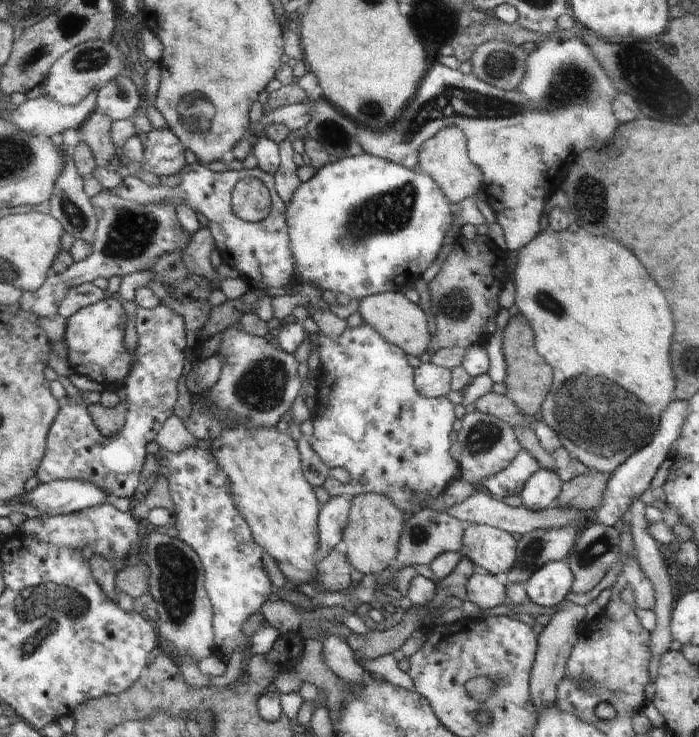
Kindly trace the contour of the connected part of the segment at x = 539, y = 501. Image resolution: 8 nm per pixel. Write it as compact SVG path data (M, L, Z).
M539 469L525 484L520 494L523 506L537 511L550 508L561 491L561 480L554 471Z

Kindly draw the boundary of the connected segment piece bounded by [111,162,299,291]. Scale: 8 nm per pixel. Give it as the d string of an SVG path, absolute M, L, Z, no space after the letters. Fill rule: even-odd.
M196 162L185 164L179 172L180 186L169 188L166 185L149 185L134 176L123 178L122 185L111 191L136 203L156 203L161 205L172 204L174 208L183 203L195 211L200 211L208 218L208 228L215 240L216 252L219 252L222 263L238 270L240 277L246 282L246 287L259 291L268 288L287 288L298 283L295 272L295 260L290 250L290 241L287 233L285 210L287 204L280 198L275 189L273 174L264 172L259 166L252 169L222 172L213 172L204 165ZM244 177L260 179L270 191L273 202L270 214L260 222L245 222L234 214L231 205L232 189L236 182Z

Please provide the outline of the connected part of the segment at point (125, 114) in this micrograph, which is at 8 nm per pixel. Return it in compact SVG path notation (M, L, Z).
M128 70L96 92L97 111L110 119L127 119L142 109L143 100L132 84Z

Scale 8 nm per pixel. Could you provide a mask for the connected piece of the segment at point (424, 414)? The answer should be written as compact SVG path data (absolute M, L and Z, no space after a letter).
M364 322L352 330L346 328L336 340L330 340L320 332L318 340L320 363L324 364L325 370L317 378L318 407L312 416L314 434L308 437L308 442L329 469L344 468L350 474L346 484L328 477L323 484L326 492L331 497L343 495L348 498L380 493L389 496L408 516L421 511L425 503L440 498L458 474L458 466L448 452L452 424L456 420L454 404L448 397L423 397L413 380L414 368L408 364L405 351L384 340Z

